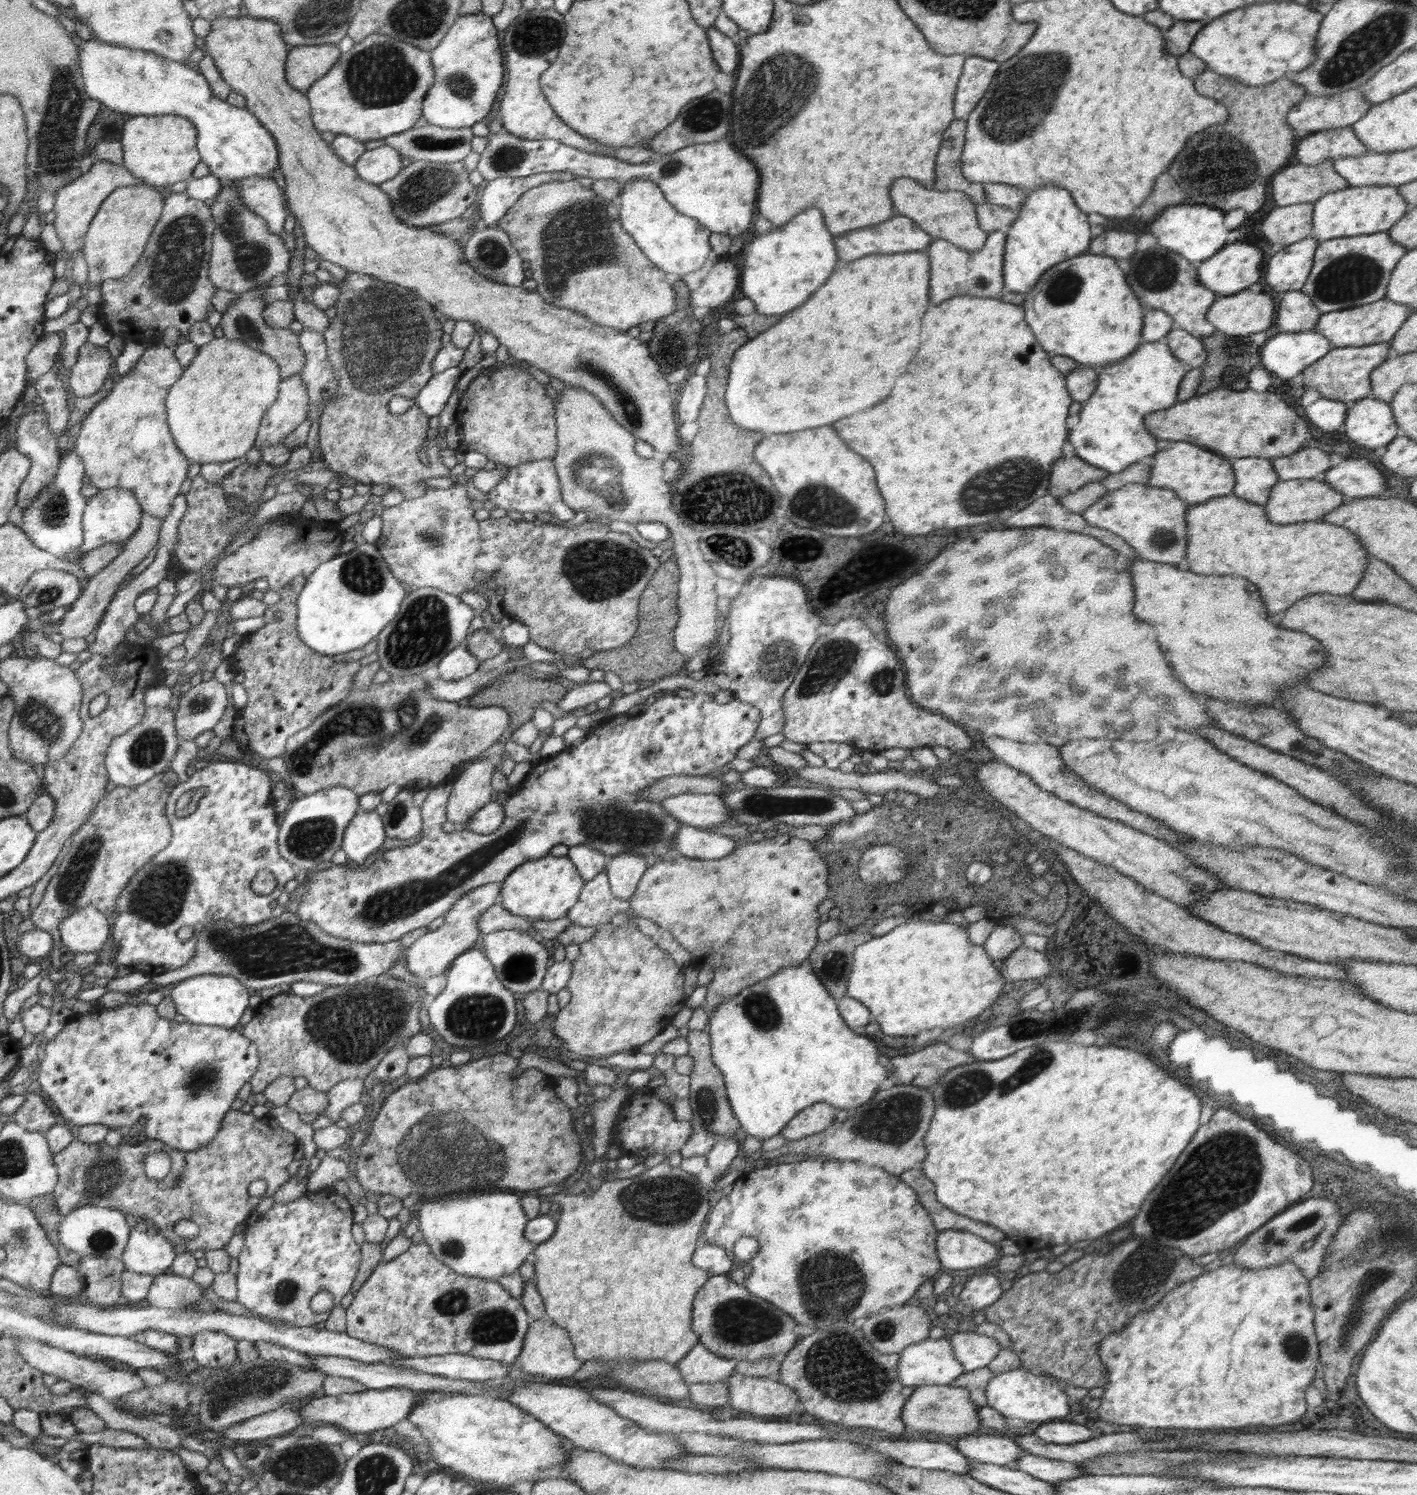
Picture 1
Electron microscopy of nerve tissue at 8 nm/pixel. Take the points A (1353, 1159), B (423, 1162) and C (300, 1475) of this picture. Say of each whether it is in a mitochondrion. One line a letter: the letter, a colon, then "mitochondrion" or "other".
A: other
B: mitochondrion
C: mitochondrion

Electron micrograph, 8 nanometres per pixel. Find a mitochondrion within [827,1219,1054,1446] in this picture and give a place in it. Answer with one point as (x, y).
(885, 1329)

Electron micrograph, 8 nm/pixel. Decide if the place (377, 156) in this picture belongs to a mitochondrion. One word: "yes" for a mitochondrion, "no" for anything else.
no

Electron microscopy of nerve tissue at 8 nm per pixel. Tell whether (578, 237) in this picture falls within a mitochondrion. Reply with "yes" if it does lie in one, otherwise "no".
yes

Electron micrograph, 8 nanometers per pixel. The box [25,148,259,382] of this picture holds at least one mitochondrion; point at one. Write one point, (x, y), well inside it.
(179, 254)

